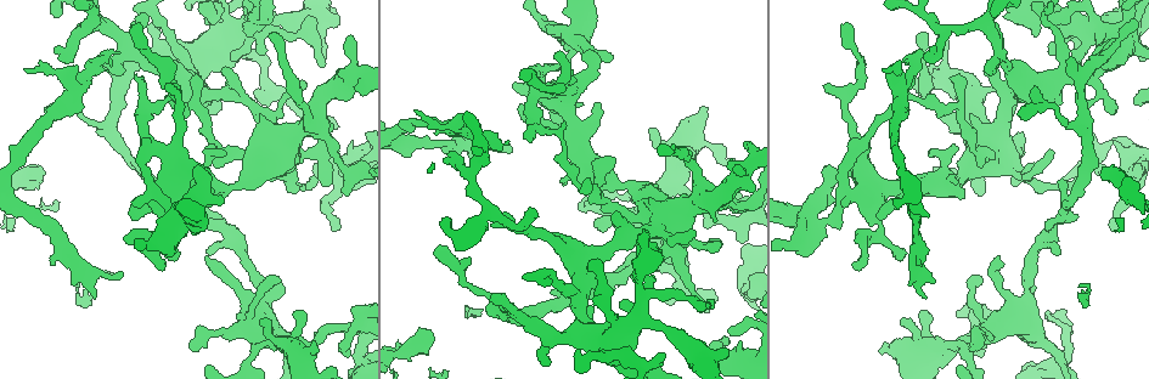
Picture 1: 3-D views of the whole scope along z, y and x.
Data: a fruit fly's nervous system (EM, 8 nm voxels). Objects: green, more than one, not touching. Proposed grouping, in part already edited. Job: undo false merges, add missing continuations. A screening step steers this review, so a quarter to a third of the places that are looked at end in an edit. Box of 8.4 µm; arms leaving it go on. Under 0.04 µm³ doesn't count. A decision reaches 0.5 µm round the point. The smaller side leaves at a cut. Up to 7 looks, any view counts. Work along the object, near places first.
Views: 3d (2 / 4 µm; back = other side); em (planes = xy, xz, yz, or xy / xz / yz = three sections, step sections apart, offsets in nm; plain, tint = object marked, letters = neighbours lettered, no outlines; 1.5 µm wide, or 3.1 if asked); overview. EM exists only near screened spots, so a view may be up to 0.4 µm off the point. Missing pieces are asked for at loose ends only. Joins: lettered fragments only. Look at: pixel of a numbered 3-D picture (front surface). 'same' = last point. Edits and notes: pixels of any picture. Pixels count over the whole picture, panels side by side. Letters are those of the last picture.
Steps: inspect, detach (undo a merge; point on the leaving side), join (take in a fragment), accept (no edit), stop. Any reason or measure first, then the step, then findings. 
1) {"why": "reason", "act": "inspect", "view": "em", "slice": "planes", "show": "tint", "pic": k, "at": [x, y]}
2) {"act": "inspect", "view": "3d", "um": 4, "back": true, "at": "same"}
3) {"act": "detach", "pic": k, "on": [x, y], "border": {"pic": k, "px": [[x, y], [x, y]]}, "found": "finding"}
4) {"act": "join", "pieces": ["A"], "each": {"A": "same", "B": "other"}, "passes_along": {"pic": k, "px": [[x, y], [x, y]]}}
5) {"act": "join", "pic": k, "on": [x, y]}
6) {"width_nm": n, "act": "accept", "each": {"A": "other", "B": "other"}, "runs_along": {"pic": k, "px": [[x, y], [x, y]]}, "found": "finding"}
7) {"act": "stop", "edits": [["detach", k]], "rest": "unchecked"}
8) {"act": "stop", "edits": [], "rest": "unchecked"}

{"why": "abrupt turn", "act": "inspect", "view": "3d", "um": 4, "back": true, "pic": 1, "at": [682, 189]}

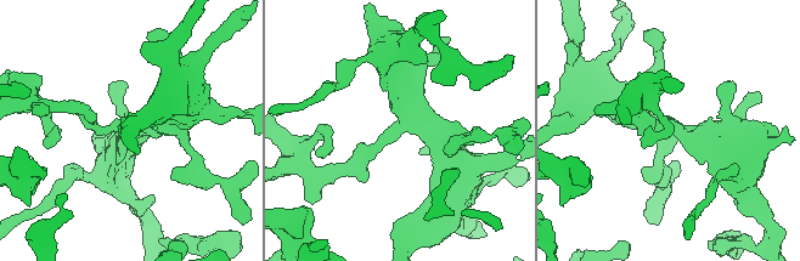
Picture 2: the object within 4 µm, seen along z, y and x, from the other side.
{"act": "inspect", "view": "em", "slice": "planes", "show": "tint", "pic": 2, "at": [674, 124]}

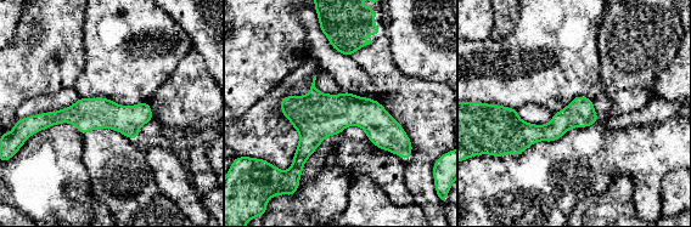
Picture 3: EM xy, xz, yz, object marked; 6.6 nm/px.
{"act": "inspect", "view": "em", "slice": "planes", "show": "letters", "at": "same"}

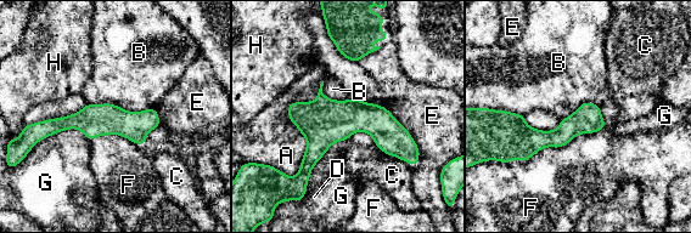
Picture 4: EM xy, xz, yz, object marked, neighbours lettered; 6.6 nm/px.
{"act": "accept", "each": {"A": "other", "B": "other", "C": "other", "D": "other", "E": "other", "F": "other", "G": "other", "H": "other"}, "border": {"pic": 4, "px": [[88, 102], [152, 108]]}, "found": "continuous, no second neuron"}

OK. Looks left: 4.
{"why": "branch stops here", "act": "inspect", "view": "3d", "um": 2, "back": true, "pic": 1, "at": [340, 174]}

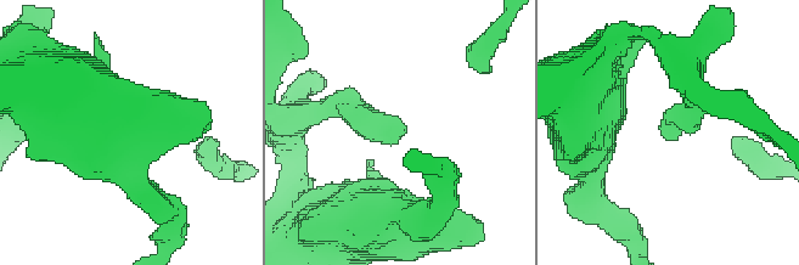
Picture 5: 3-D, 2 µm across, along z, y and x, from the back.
{"why": "now the EM", "act": "inspect", "view": "em", "slice": "xz", "step": 8, "show": "letters", "pic": 5, "at": [403, 133]}

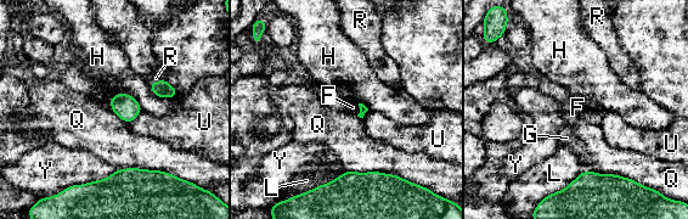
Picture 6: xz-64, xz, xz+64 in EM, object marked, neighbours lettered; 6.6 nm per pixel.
{"act": "inspect", "view": "em", "slice": "planes", "show": "letters", "at": "same"}

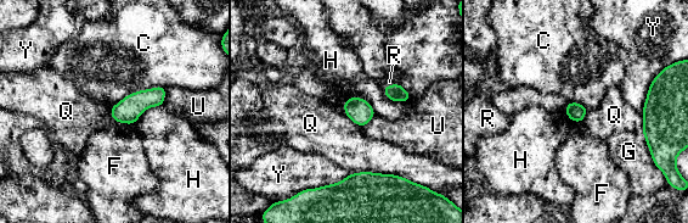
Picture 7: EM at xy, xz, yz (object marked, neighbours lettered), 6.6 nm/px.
{"act": "accept", "each": {"C": "other", "F": "other", "G": "other", "H": "other", "Q": "other", "R": "other", "U": "other", "Y": "other"}, "border": {"pic": 7, "px": [[349, 173], [381, 172], [401, 177]]}, "found": "none of them fits"}

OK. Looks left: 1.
{"act": "stop", "edits": [], "rest": "unchecked"}

